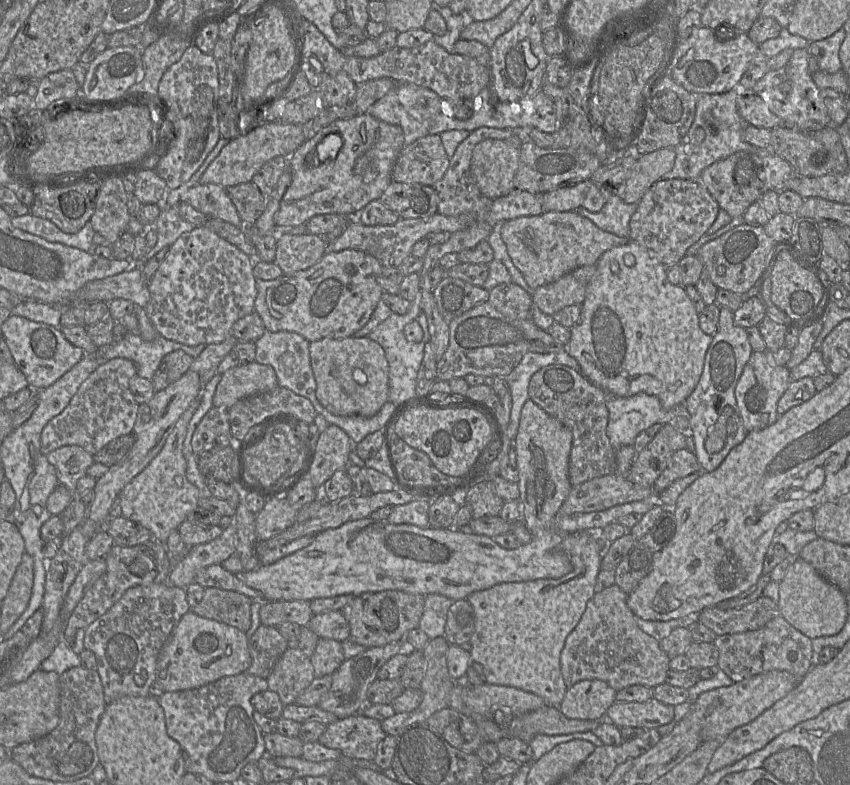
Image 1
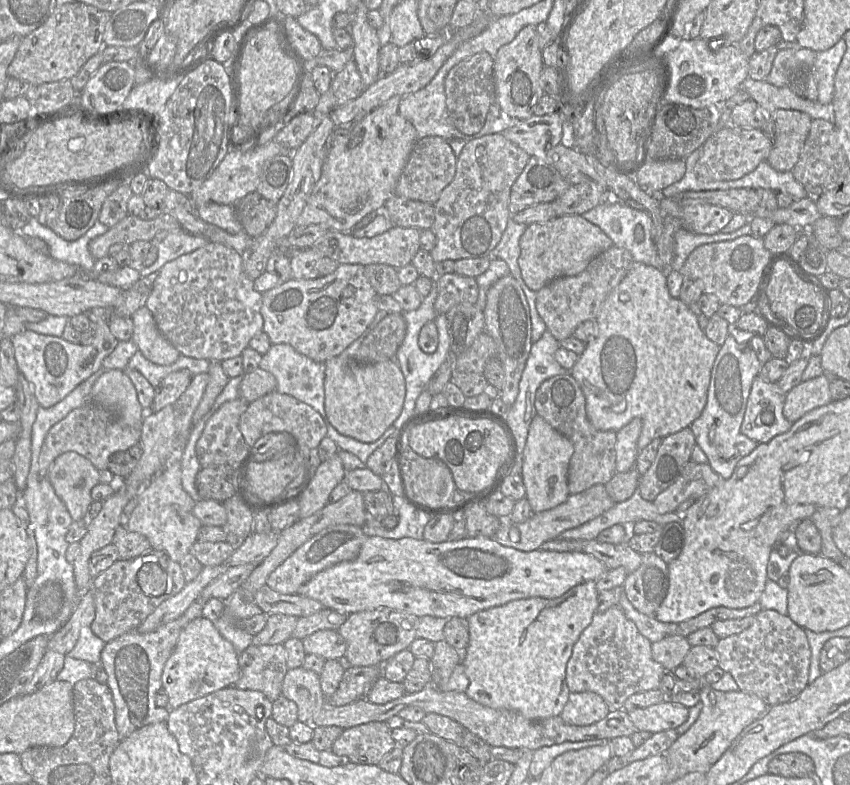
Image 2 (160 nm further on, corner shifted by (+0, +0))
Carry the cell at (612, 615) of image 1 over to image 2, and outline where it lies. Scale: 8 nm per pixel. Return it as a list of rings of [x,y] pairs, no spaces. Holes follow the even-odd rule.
[[[619,605],[605,612],[596,612],[591,623],[583,630],[573,646],[571,657],[567,662],[566,681],[570,692],[594,692],[607,703],[609,711],[622,710],[625,701],[631,695],[660,688],[661,679],[666,670],[652,656],[652,643],[629,620]]]

